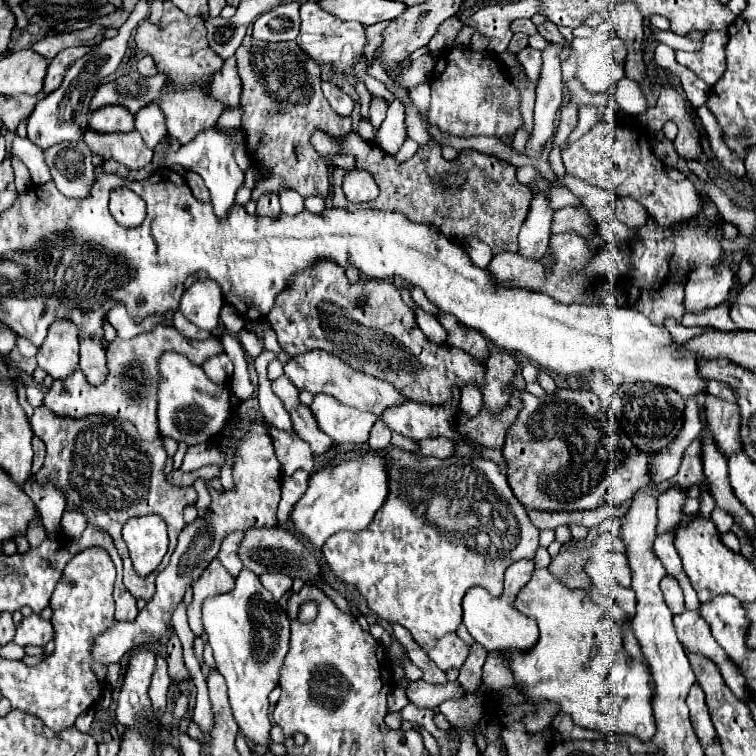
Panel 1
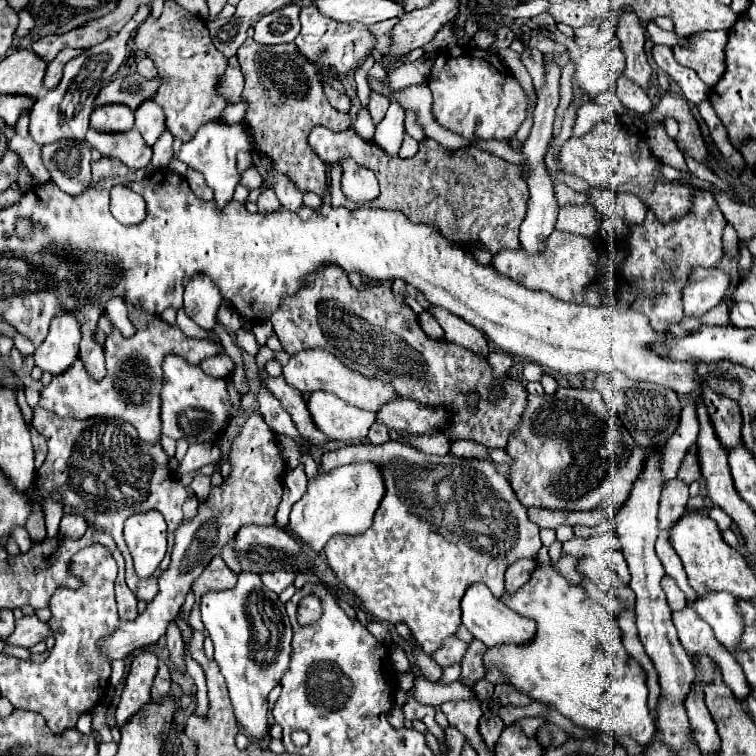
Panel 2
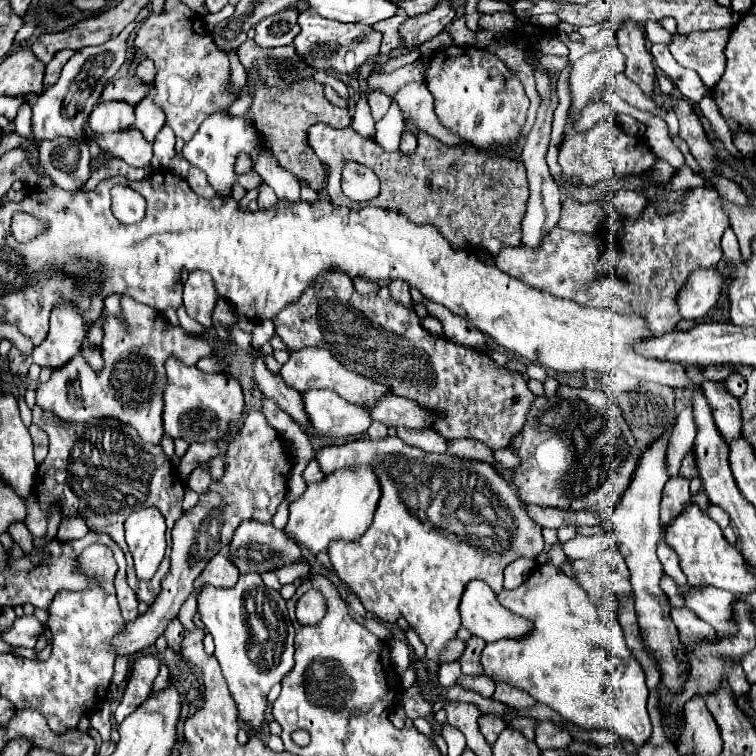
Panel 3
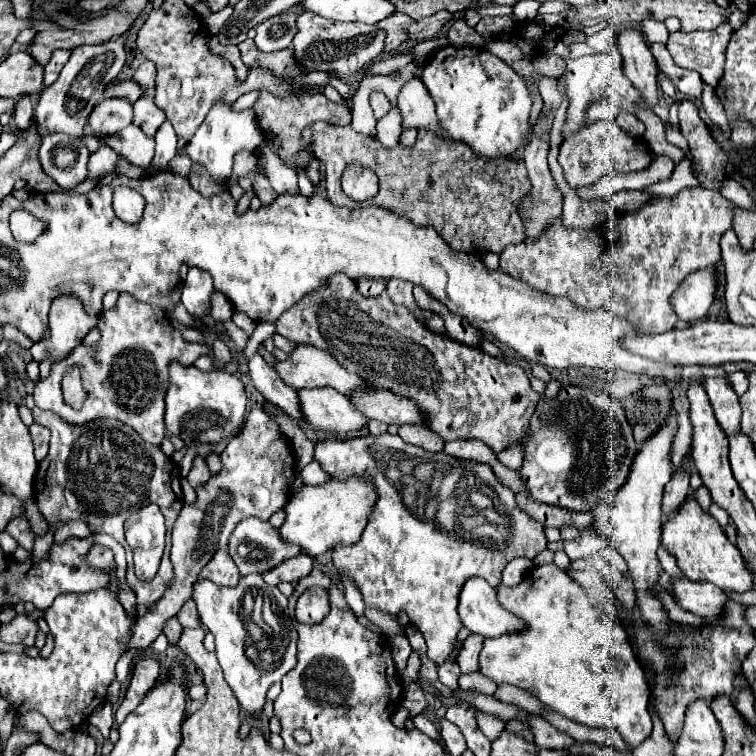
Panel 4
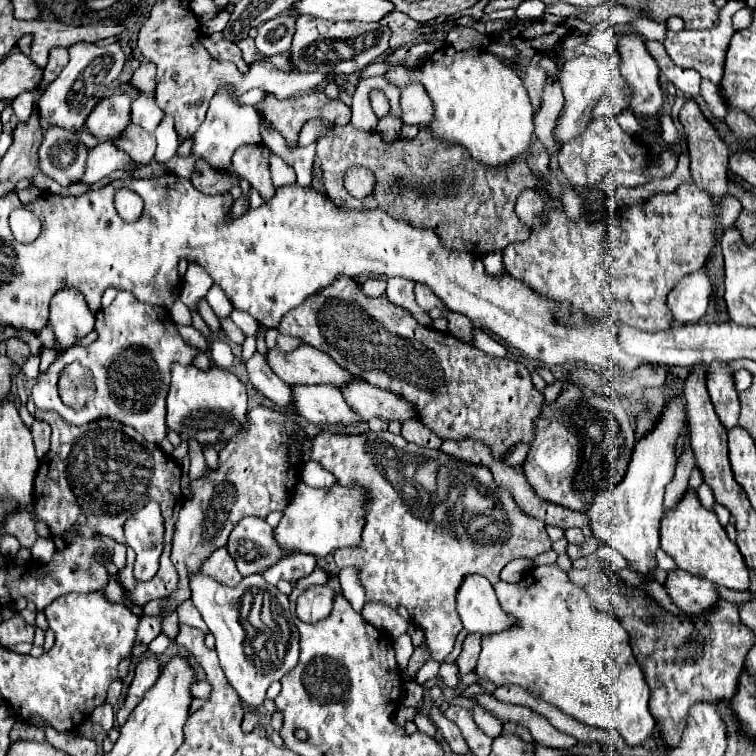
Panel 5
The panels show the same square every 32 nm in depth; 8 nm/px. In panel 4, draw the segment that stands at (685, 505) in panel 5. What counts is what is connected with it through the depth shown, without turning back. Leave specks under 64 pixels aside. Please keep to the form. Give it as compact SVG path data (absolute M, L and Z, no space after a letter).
M688 498L662 526L662 544L676 556L680 570L692 582L710 582L730 592L748 592L754 588L752 574L742 560L740 550L728 542L720 524L708 512L704 512L694 498Z

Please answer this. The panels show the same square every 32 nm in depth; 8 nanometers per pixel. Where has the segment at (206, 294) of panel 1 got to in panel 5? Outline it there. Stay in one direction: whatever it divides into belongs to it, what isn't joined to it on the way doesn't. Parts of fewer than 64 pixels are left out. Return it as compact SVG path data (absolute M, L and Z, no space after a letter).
M188 264L186 276L184 276L182 288L180 288L180 300L188 306L188 310L198 310L200 300L206 298L212 284L214 282L204 268L200 268L198 264Z

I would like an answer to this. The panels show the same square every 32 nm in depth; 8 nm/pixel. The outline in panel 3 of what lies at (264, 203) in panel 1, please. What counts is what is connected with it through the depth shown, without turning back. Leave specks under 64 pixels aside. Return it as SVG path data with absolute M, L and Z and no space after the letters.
M262 182L258 190L260 190L260 198L258 198L260 210L268 210L268 208L274 208L278 204L278 198L276 198L274 190L270 186L266 186L266 182Z

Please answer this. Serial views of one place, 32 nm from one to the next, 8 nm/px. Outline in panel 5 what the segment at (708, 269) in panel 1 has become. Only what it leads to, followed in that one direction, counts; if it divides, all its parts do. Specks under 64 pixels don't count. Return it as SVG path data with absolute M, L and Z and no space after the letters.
M706 270L692 272L668 296L668 306L678 322L694 324L704 318L712 300L712 284Z

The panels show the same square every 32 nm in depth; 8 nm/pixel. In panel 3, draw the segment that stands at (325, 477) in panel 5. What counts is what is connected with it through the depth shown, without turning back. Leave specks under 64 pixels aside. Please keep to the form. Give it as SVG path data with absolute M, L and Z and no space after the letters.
M312 458L312 460L308 462L306 470L304 470L304 478L306 478L306 482L316 482L316 480L320 480L322 476L324 476L324 474L322 474L322 470L320 470L318 462Z

